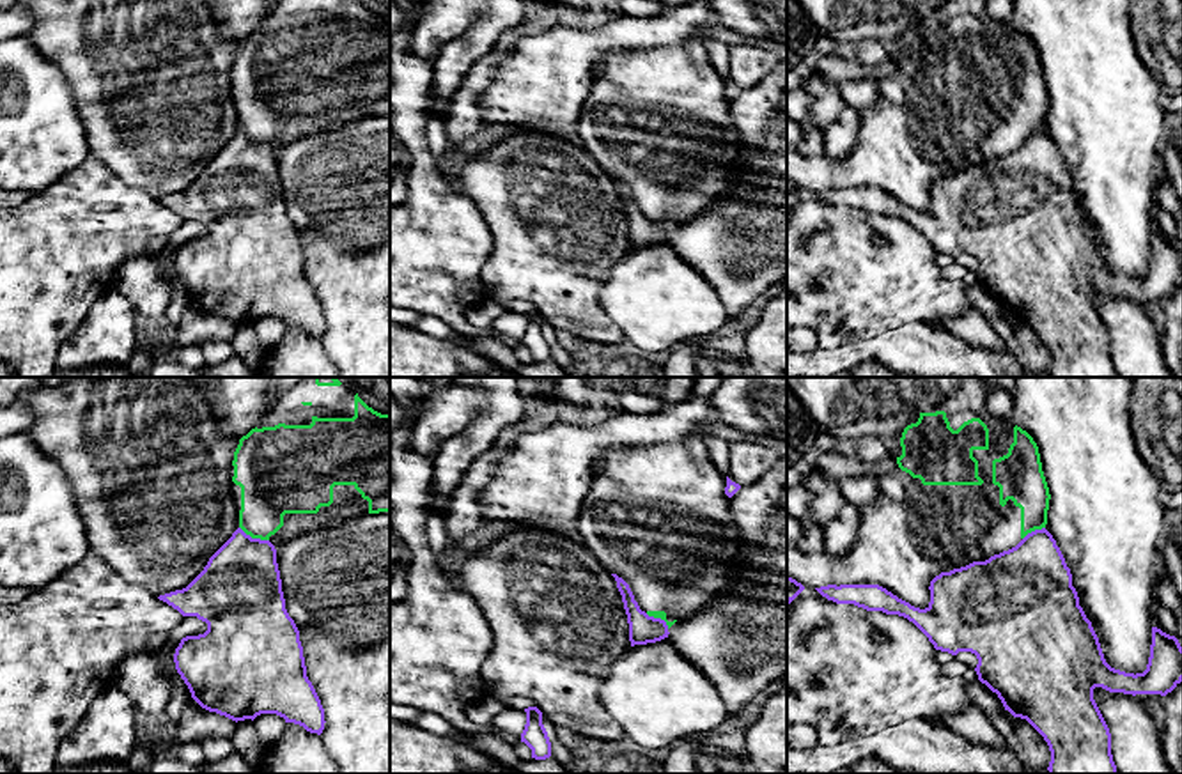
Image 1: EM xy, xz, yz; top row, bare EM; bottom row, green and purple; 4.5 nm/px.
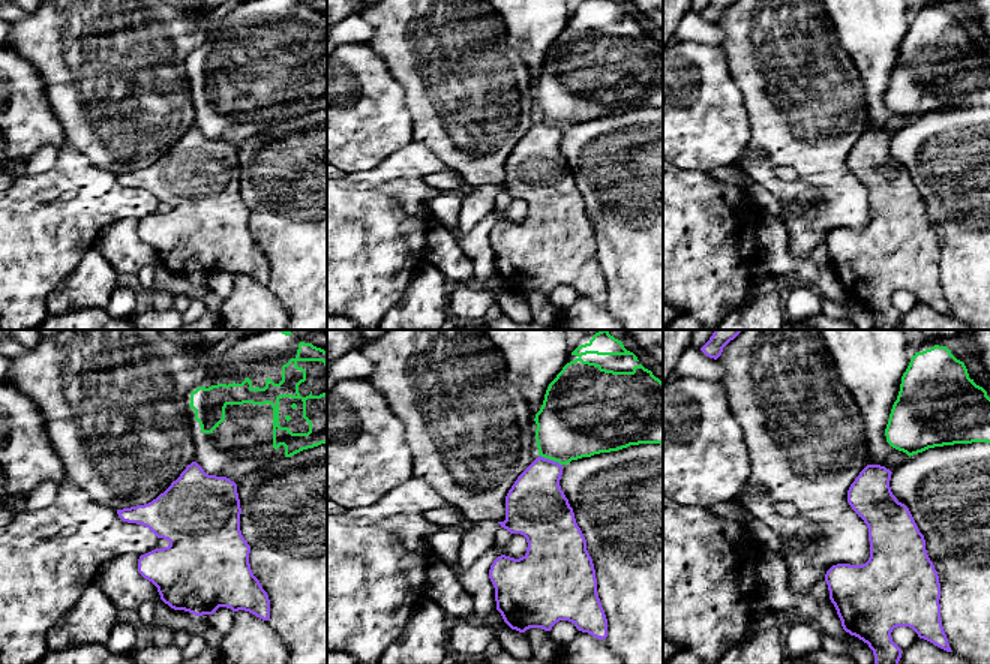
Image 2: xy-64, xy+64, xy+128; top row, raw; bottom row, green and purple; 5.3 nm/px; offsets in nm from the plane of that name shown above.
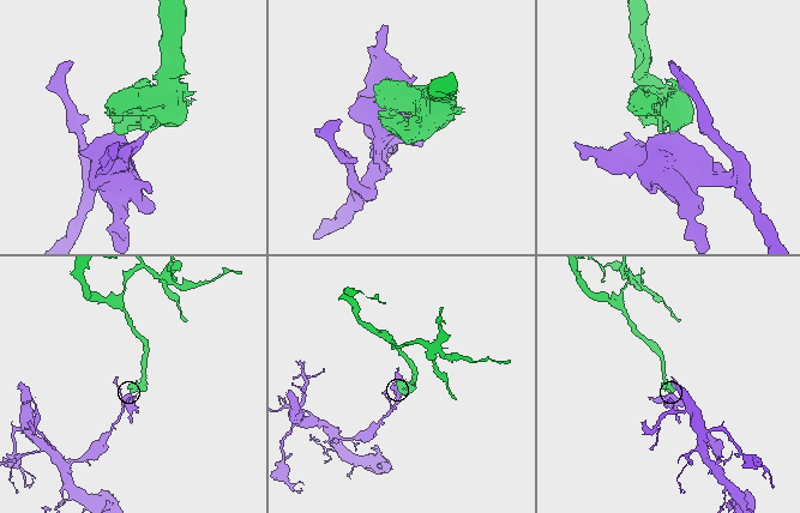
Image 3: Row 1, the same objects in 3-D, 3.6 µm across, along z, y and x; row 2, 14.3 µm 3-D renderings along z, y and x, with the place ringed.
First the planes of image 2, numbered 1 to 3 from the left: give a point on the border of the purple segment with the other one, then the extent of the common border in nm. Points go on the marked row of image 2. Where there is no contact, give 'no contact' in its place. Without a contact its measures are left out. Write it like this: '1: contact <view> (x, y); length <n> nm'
1: no contact
2: contact xy+64 (551, 459); length 140 nm
3: no contact

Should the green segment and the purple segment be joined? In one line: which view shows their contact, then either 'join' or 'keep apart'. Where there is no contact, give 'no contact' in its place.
xy | keep apart

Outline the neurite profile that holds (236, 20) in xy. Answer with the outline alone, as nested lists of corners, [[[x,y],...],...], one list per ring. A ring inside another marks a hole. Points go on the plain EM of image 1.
[[[204,0],[225,41],[241,43],[257,30],[261,19],[275,5],[273,0]]]

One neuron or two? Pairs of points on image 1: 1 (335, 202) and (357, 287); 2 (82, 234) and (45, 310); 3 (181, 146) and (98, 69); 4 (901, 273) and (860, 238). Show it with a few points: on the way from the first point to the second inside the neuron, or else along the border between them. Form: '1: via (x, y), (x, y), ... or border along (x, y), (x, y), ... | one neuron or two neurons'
1: via (351, 224), (351, 255), (357, 266) | one neuron
2: via (62, 254), (46, 270), (46, 291) | one neuron
3: via (160, 124), (119, 84) | one neuron
4: via (890, 268), (870, 248) | one neuron

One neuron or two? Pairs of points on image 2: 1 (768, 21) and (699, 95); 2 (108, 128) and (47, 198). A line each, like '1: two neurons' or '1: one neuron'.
1: two neurons
2: two neurons

